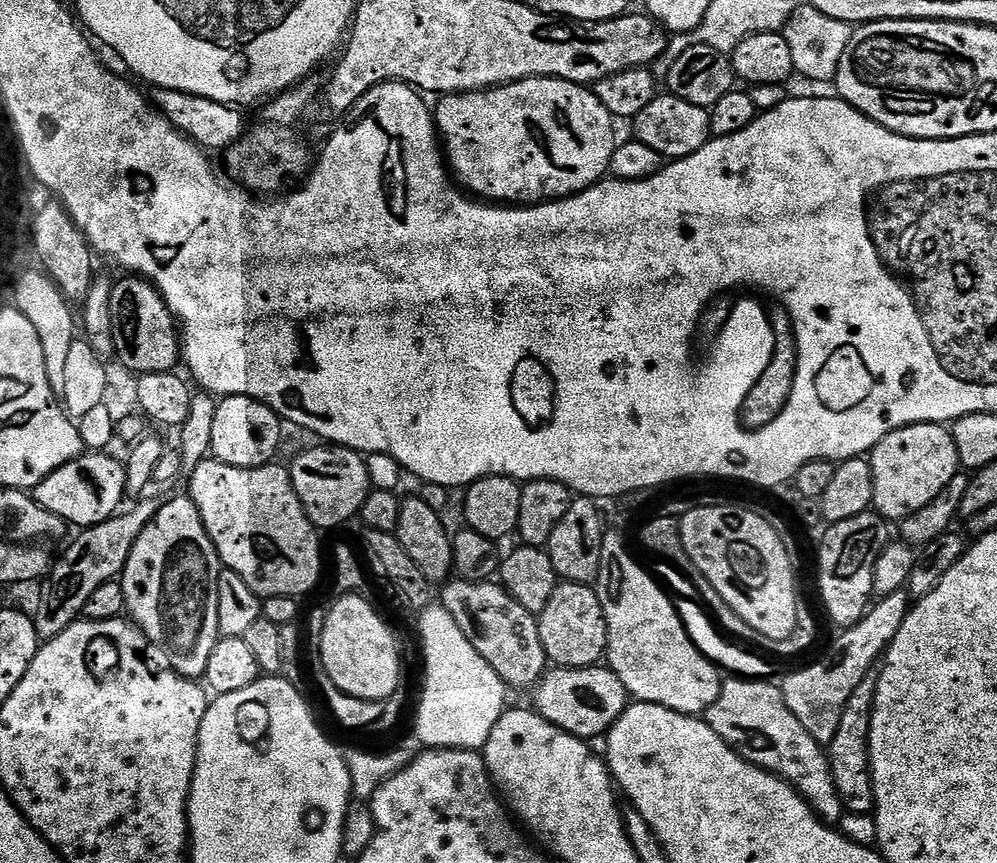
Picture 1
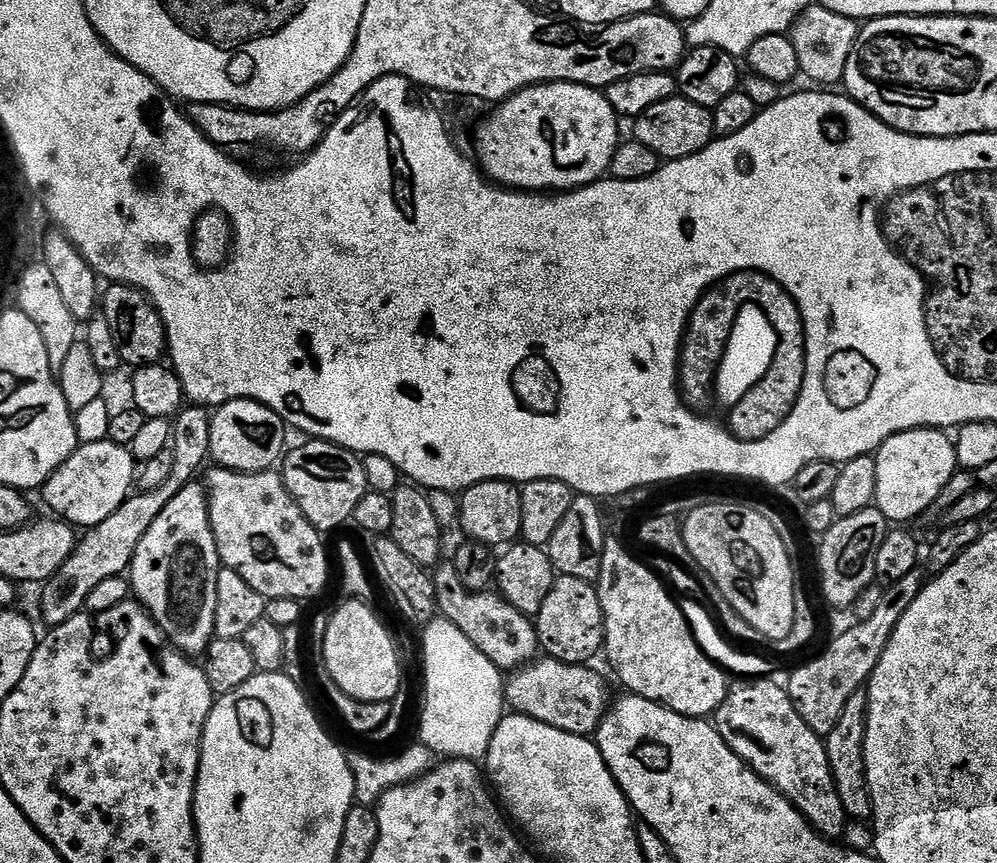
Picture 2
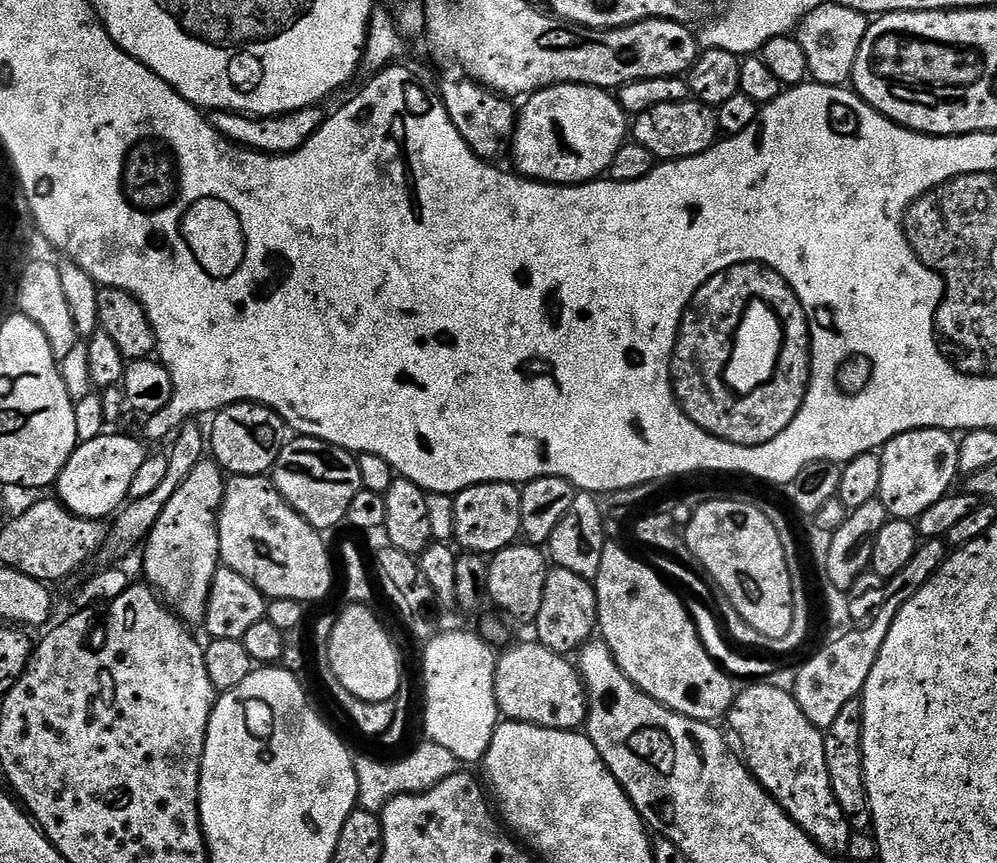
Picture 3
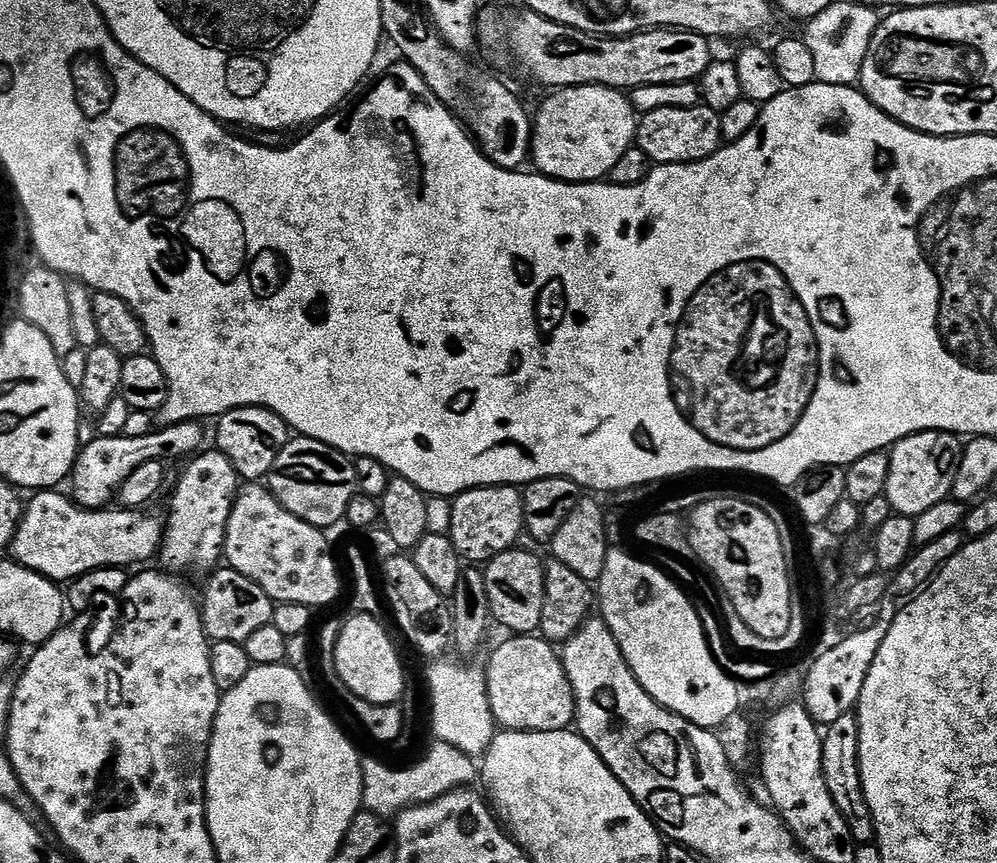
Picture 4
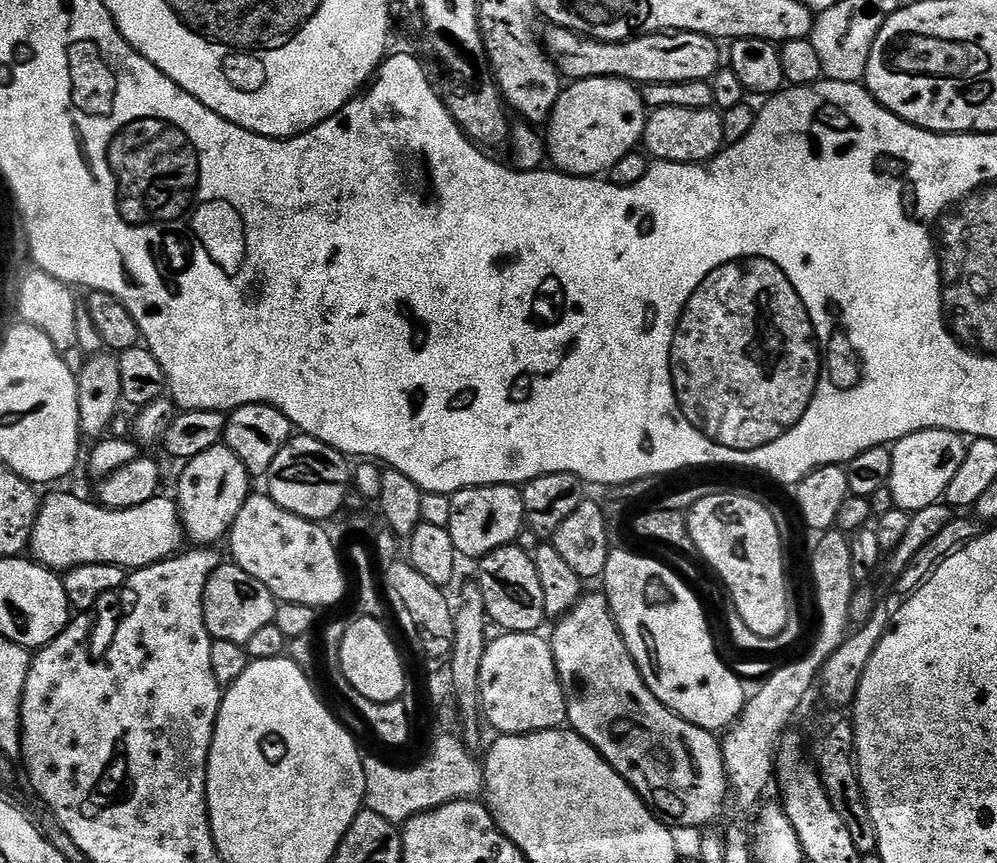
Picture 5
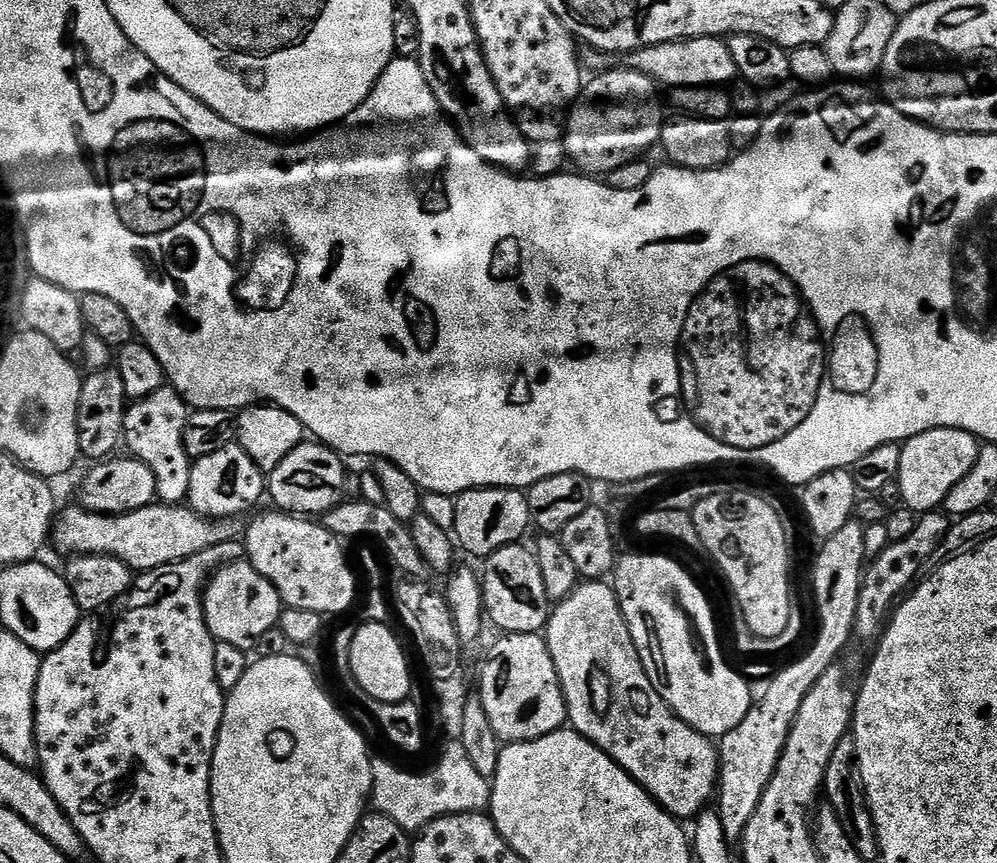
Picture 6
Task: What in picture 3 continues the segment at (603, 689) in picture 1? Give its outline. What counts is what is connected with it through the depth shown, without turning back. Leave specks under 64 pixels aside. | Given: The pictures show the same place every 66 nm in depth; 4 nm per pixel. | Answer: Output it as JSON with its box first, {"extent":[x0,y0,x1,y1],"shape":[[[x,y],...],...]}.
{"extent":[496,642,588,732],"shape":[[[539,642],[520,644],[508,653],[501,655],[496,661],[496,705],[504,720],[517,720],[523,724],[533,724],[543,728],[553,728],[563,732],[580,730],[588,719],[588,690],[584,686],[577,665],[572,664],[567,655],[552,652]]]}

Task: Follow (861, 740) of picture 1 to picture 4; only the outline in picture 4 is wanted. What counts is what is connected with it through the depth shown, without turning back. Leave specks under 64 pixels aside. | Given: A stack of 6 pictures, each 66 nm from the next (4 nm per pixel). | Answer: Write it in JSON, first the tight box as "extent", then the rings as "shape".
{"extent":[822,711,876,844],"shape":[[[855,711],[842,714],[838,722],[827,725],[822,732],[822,774],[826,778],[826,787],[830,789],[830,798],[834,798],[834,806],[842,810],[842,818],[846,818],[846,826],[850,826],[850,834],[857,844],[873,843],[876,827],[870,814],[870,806],[866,802],[866,794],[862,786],[860,773],[860,720]]]}

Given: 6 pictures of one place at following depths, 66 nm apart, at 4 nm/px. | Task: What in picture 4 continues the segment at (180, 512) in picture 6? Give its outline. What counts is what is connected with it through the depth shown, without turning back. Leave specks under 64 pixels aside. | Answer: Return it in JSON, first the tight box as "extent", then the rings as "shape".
{"extent":[10,490,165,582],"shape":[[[40,490],[32,501],[27,501],[20,517],[16,537],[10,545],[11,559],[26,566],[48,580],[71,582],[82,574],[90,574],[99,568],[131,569],[131,564],[144,564],[147,560],[155,561],[164,541],[165,521],[151,516],[148,510],[120,510],[112,512],[108,508],[84,508],[77,504],[71,495],[63,496],[60,490]]]}

